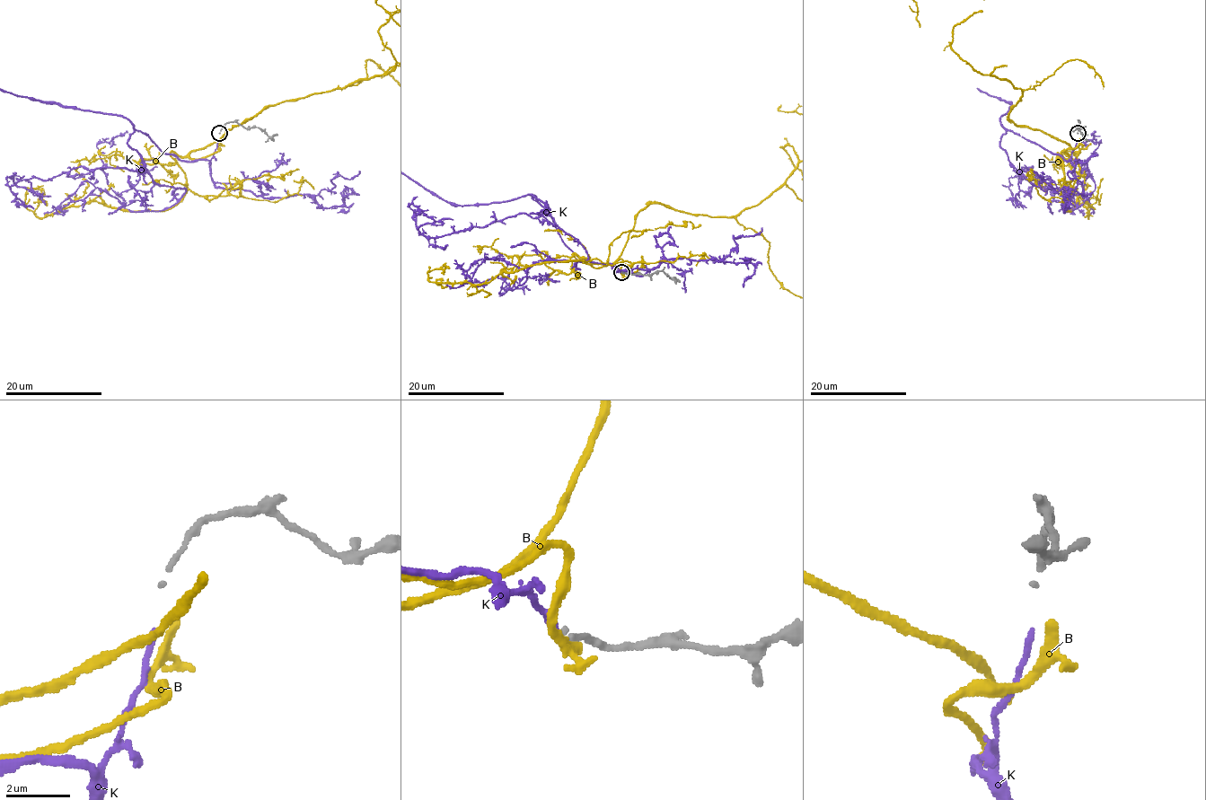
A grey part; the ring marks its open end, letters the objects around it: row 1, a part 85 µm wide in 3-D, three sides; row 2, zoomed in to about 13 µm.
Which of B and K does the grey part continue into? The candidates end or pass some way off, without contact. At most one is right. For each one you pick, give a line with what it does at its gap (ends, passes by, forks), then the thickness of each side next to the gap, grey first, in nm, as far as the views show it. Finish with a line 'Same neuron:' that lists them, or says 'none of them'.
K: It ends there. Thickness 110 nm (grey) against 160 nm
Same neuron: K

